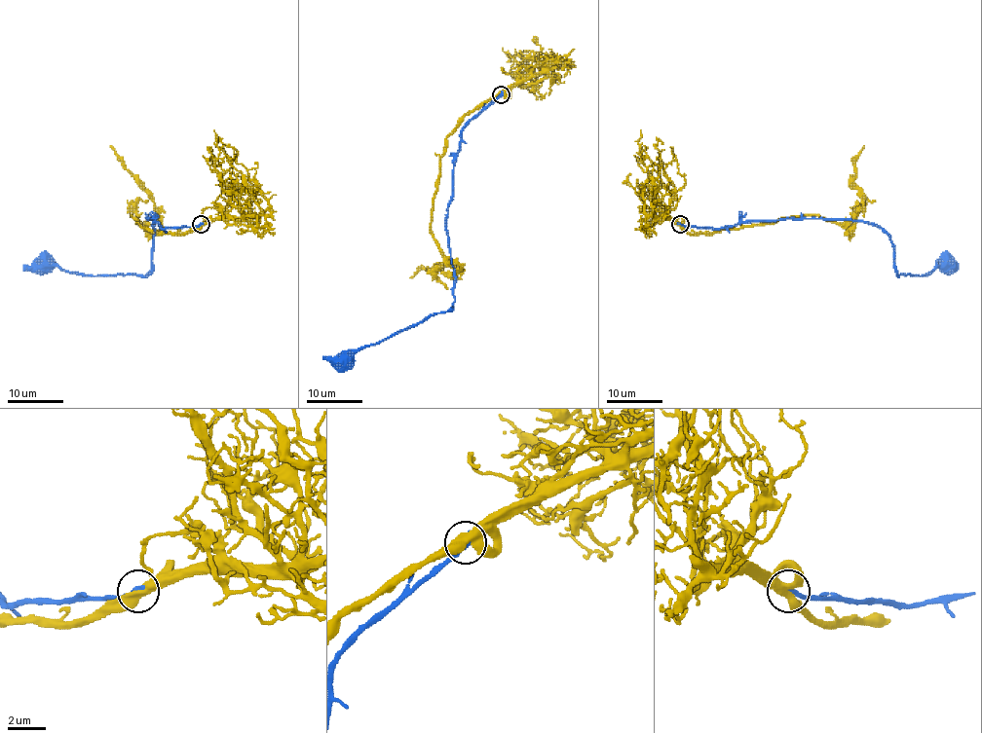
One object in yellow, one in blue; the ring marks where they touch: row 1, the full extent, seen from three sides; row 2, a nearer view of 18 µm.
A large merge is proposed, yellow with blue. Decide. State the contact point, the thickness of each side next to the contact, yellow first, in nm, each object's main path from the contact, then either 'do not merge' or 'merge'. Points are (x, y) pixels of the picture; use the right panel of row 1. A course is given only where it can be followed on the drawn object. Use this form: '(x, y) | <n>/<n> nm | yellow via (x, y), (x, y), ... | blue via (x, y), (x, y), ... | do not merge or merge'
(680, 224) | 420/320 nm | yellow via (680, 224), (690, 234), (713, 234), (820, 215), (847, 233), (862, 205), (854, 175), (855, 157), (864, 145) | blue via (680, 224), (716, 228), (753, 220), (849, 218), (874, 223), (887, 236), (899, 275), (925, 275), (947, 262) | merge

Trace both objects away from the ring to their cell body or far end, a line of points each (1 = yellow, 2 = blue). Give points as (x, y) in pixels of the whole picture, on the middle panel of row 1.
1: (501, 93), (463, 118), (440, 159), (431, 234), (440, 254), (460, 268), (453, 276), (433, 268), (410, 277)
2: (501, 93), (462, 130), (453, 166), (446, 219), (455, 302), (443, 312), (364, 345), (345, 360)

